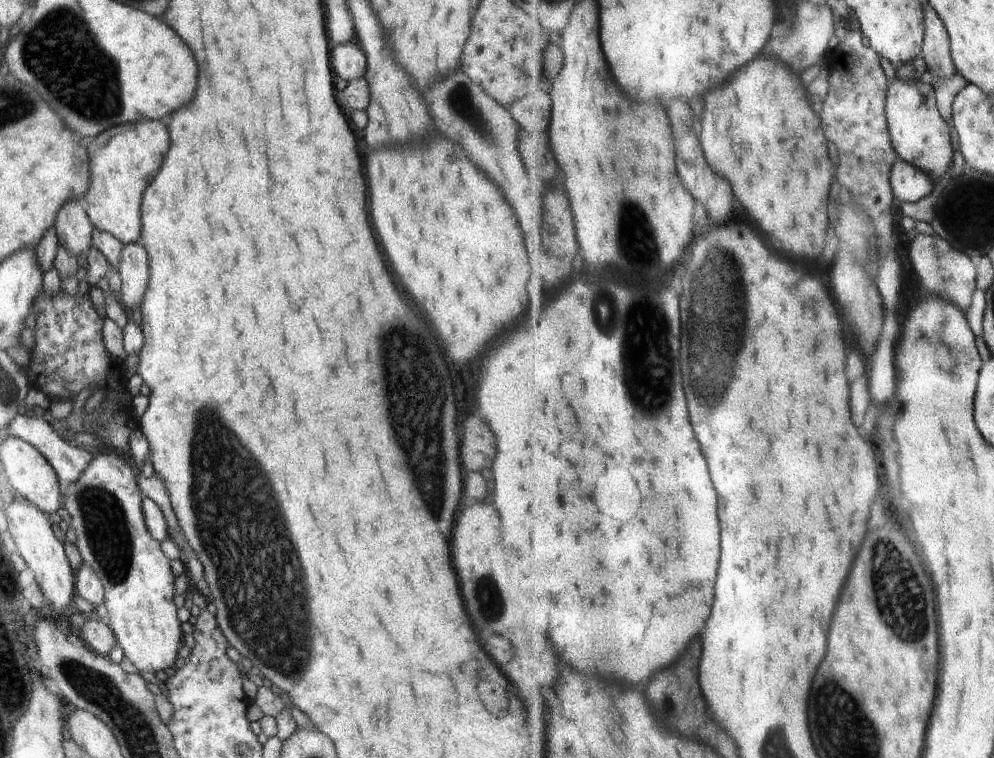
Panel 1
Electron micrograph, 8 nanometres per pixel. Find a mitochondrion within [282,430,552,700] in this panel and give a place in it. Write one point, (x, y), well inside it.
(486, 601)

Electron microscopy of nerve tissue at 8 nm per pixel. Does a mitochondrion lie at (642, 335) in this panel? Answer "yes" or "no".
yes

